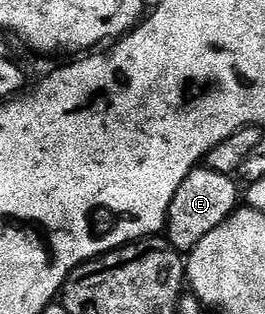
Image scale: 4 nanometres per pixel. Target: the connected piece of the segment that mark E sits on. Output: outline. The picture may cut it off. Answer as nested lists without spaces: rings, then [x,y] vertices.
[[[196,168],[184,180],[184,184],[176,188],[170,214],[166,217],[165,233],[179,252],[194,250],[196,244],[200,244],[200,240],[212,232],[212,228],[220,228],[220,224],[224,224],[224,220],[228,220],[239,209],[240,190],[238,194],[238,186],[234,181],[229,174],[221,174],[209,168]]]

